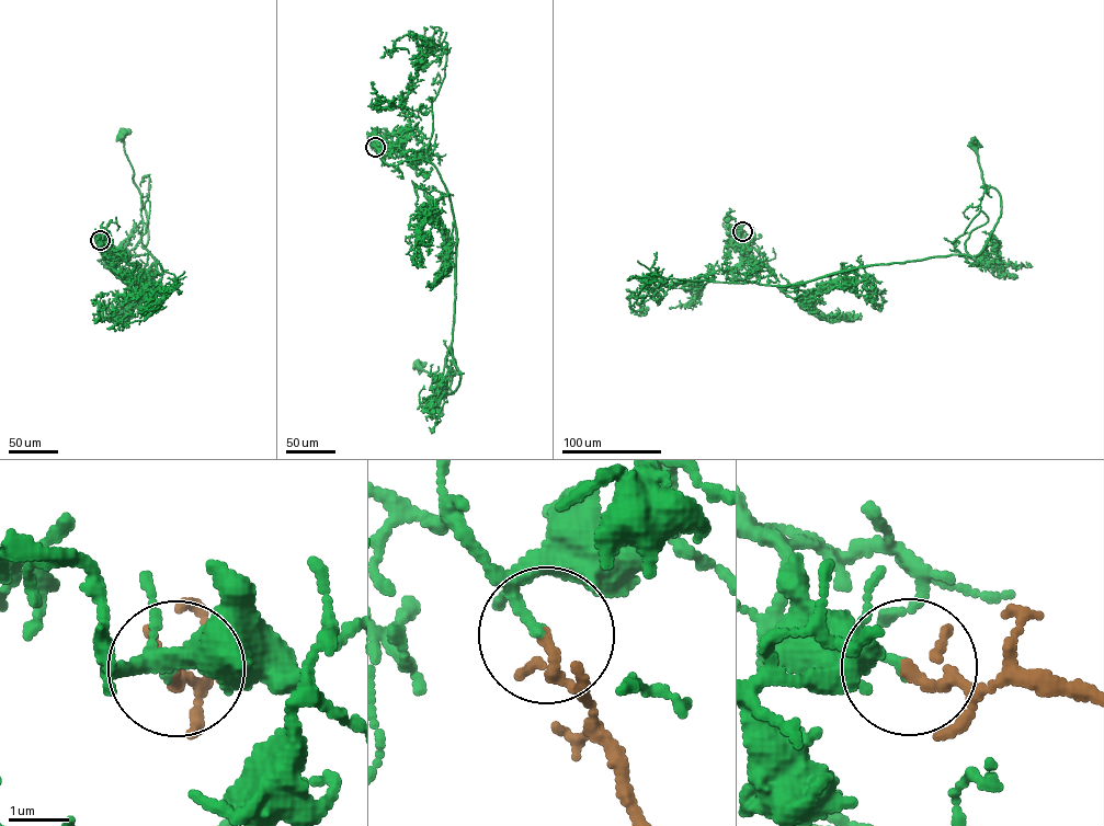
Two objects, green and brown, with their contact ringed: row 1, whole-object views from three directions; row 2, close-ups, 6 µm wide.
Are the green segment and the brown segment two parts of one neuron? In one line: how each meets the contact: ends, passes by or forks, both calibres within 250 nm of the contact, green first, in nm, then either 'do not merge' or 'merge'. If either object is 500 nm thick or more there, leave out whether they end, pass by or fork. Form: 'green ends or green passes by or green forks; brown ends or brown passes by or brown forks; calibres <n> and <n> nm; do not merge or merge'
green passes by; brown passes by; calibres 130 and 150 nm; merge

